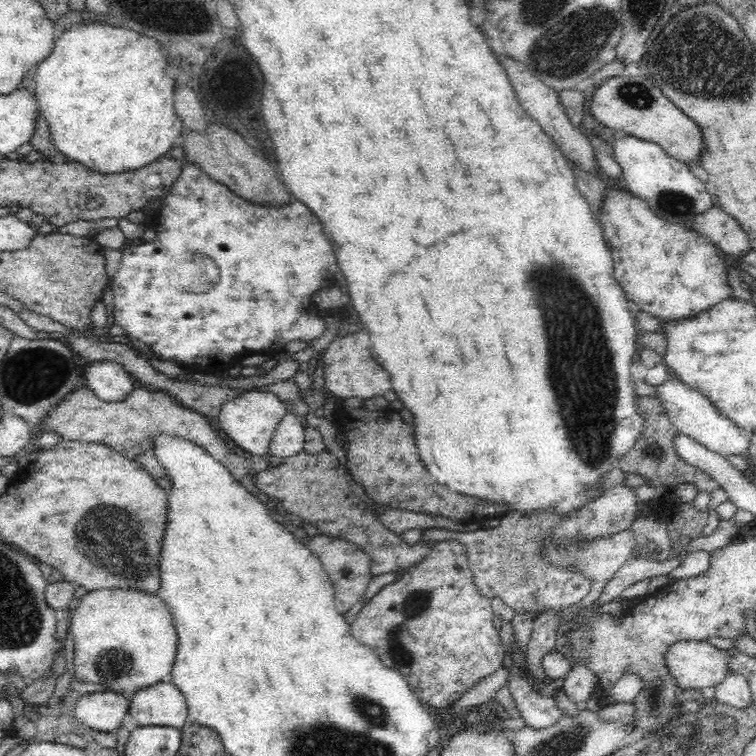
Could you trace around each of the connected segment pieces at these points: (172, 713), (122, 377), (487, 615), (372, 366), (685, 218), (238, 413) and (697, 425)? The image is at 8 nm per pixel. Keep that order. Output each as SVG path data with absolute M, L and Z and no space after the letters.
M168 680L136 692L129 702L129 712L144 727L162 725L181 730L189 723L185 696Z
M117 362L90 363L86 368L86 384L100 400L125 401L138 387L129 372Z
M445 540L444 542L436 543L430 550L430 553L420 562L416 563L414 568L404 574L399 580L392 581L391 583L383 586L378 591L367 605L364 605L361 611L356 615L355 619L350 623L350 631L352 637L356 639L360 644L369 646L376 656L383 662L386 668L398 671L413 689L413 693L418 697L418 700L423 702L426 707L440 708L448 706L457 700L479 681L496 672L502 666L502 659L505 656L504 648L500 644L500 638L498 638L498 630L494 628L494 622L492 622L492 604L490 599L486 599L478 591L477 585L474 584L473 572L470 569L470 562L467 556L466 548L462 543L456 540Z
M368 332L342 333L336 337L323 352L324 378L326 388L337 398L361 398L364 401L373 396L383 395L390 390L390 376L386 378L384 369L370 354L371 338Z
M619 133L611 146L611 154L621 168L623 187L647 202L664 220L688 225L694 215L712 208L711 192L706 184L690 173L688 164L668 156L659 144Z
M252 388L240 392L238 396L226 400L221 406L216 424L234 440L240 448L250 454L263 458L267 456L268 448L274 431L284 415L290 412L289 403L282 402L275 394L260 388Z
M678 378L670 379L657 386L658 400L662 402L667 417L677 428L677 432L689 436L706 449L728 459L729 456L742 456L750 448L751 433L743 431L736 423L727 419L703 394L690 388Z

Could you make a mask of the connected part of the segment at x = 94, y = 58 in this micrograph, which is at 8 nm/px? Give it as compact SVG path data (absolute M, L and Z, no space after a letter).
M88 22L88 24L71 25L62 36L56 38L54 49L50 56L36 67L36 88L33 89L34 95L38 99L40 114L49 124L52 145L58 152L64 155L69 162L78 162L88 171L98 172L100 174L120 174L126 171L136 171L139 168L150 166L158 158L164 156L177 145L184 136L182 121L177 115L174 106L174 80L166 73L166 64L168 59L164 54L160 54L160 44L140 32L132 32L128 28L114 28L106 26L106 23Z

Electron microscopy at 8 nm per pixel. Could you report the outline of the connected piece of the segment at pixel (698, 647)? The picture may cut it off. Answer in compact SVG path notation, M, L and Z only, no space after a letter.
M708 641L672 644L664 659L671 678L682 689L718 686L732 671L728 653Z

